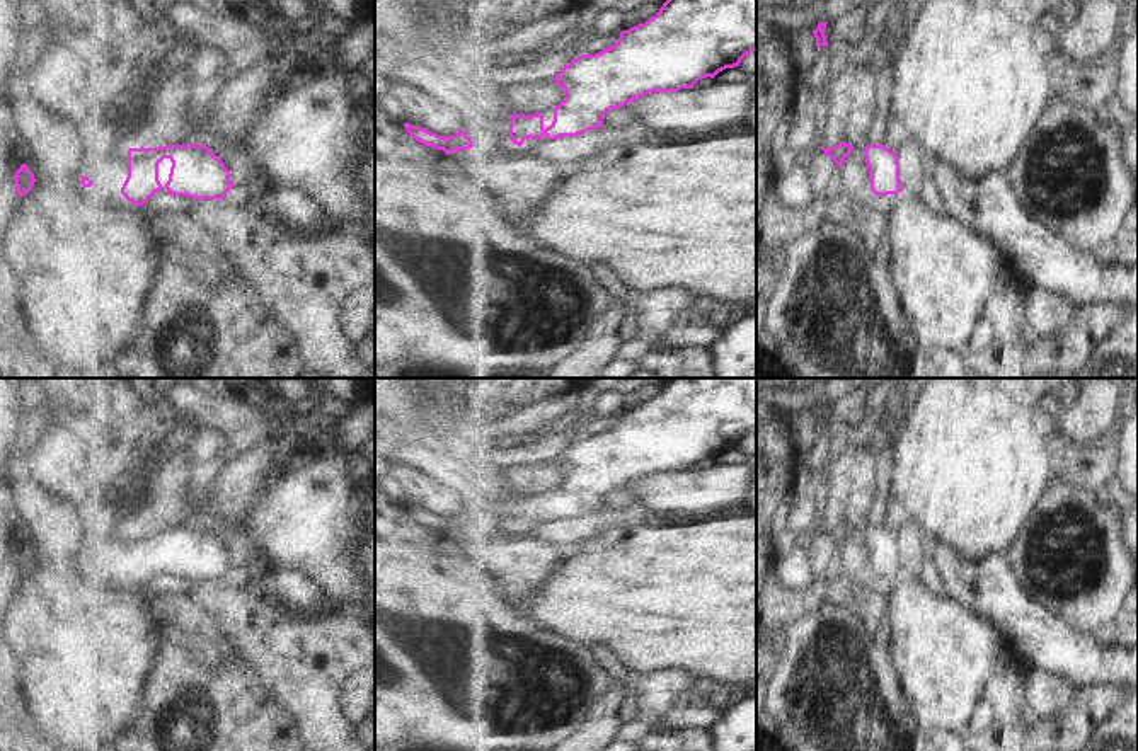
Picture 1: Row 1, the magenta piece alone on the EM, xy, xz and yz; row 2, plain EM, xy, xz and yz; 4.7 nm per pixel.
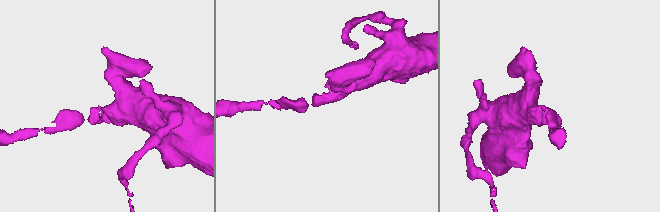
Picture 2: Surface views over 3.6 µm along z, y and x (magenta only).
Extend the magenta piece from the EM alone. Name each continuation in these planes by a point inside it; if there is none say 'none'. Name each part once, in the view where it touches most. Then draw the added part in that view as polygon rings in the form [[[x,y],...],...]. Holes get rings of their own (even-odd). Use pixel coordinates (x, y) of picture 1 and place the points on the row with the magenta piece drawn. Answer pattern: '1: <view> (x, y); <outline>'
none

